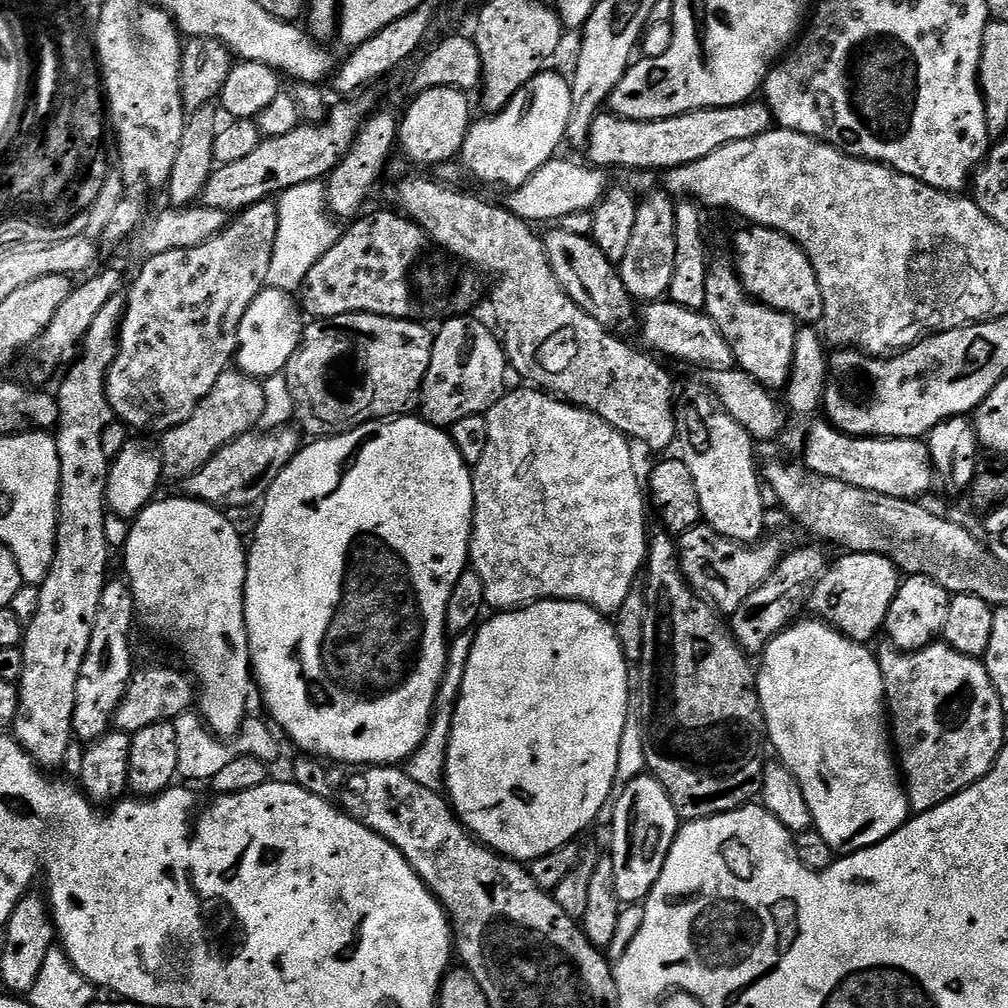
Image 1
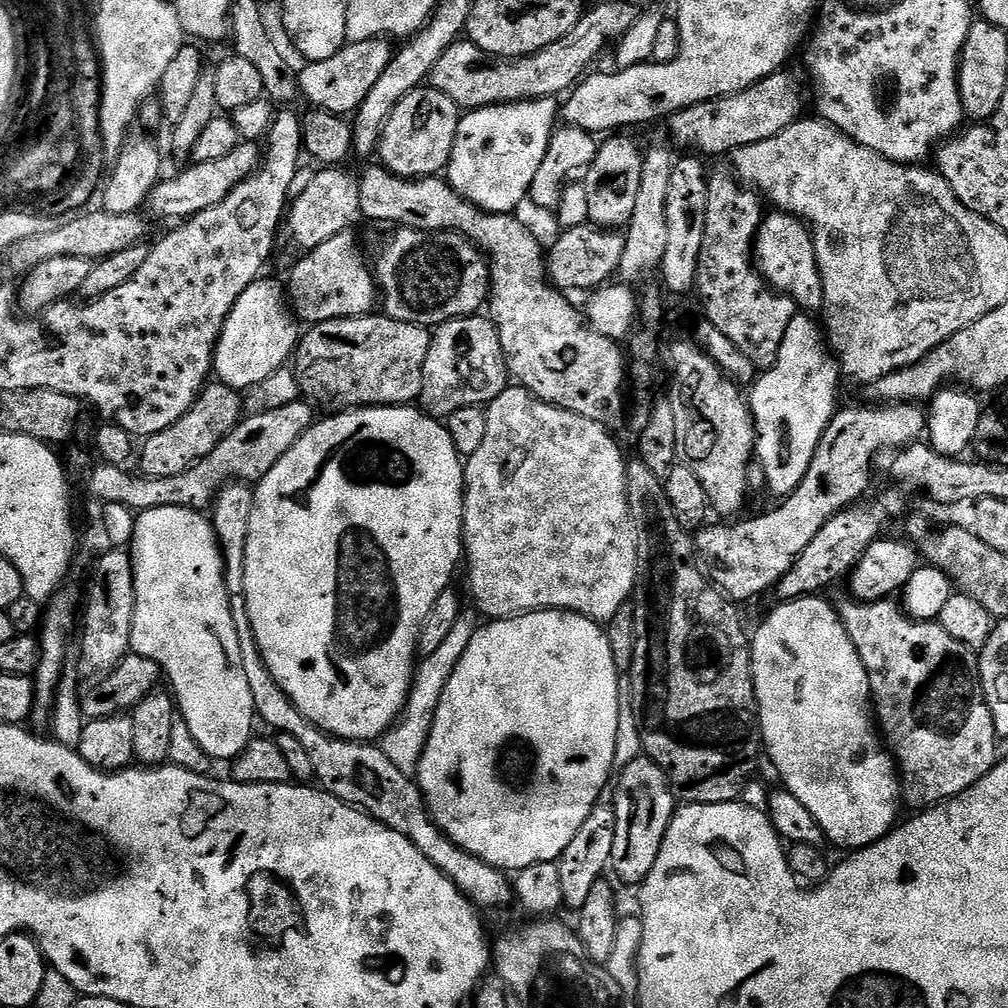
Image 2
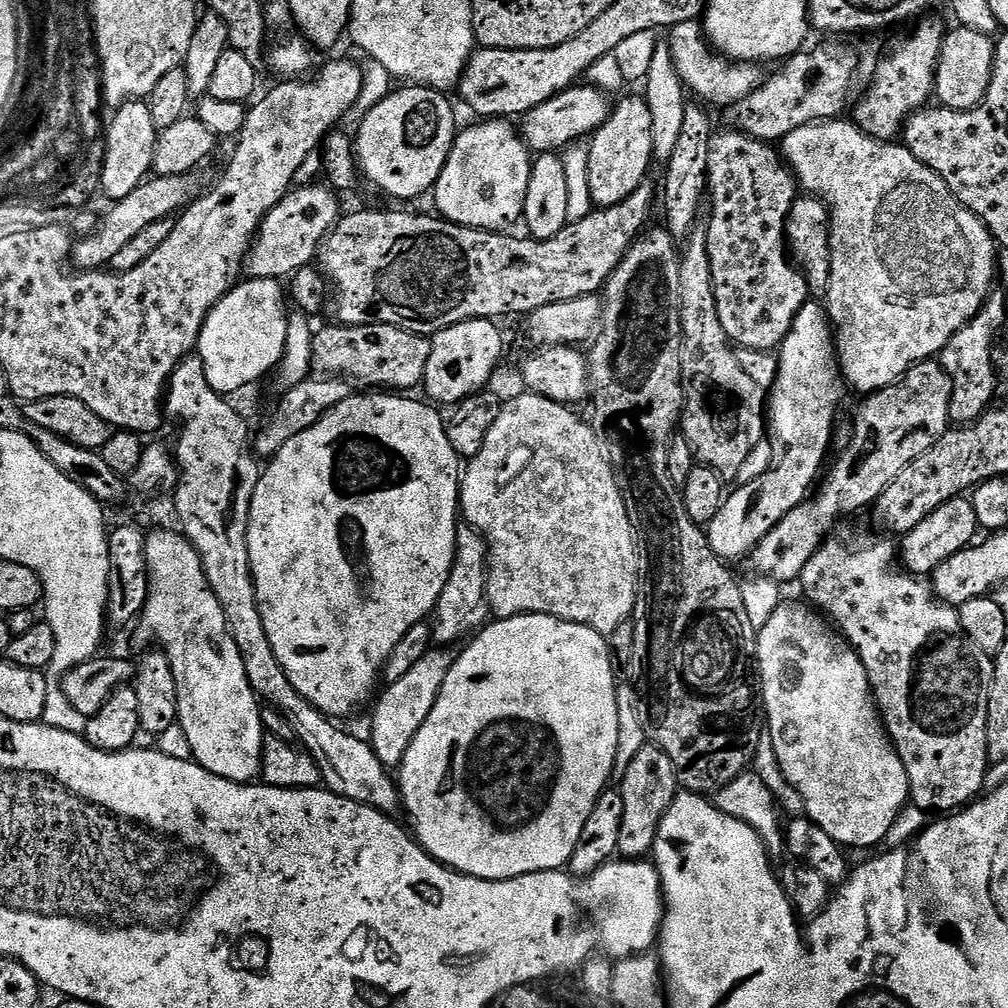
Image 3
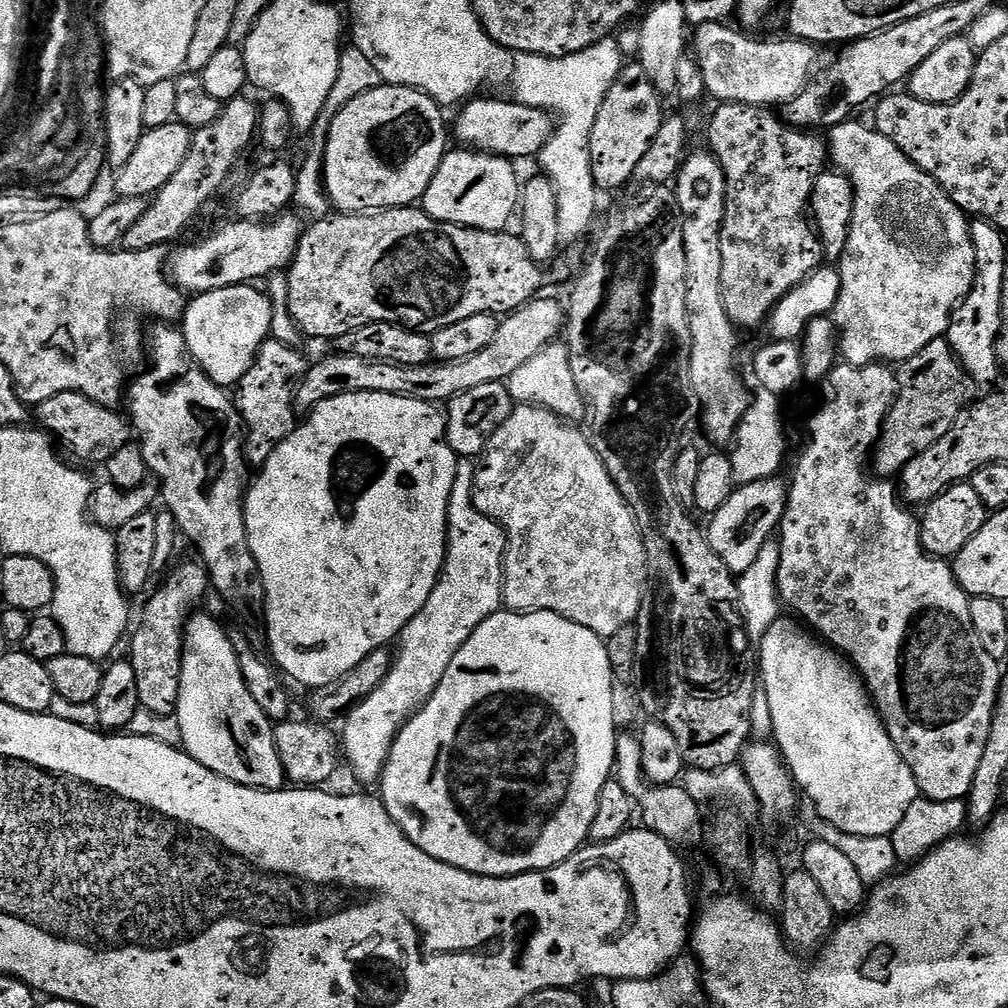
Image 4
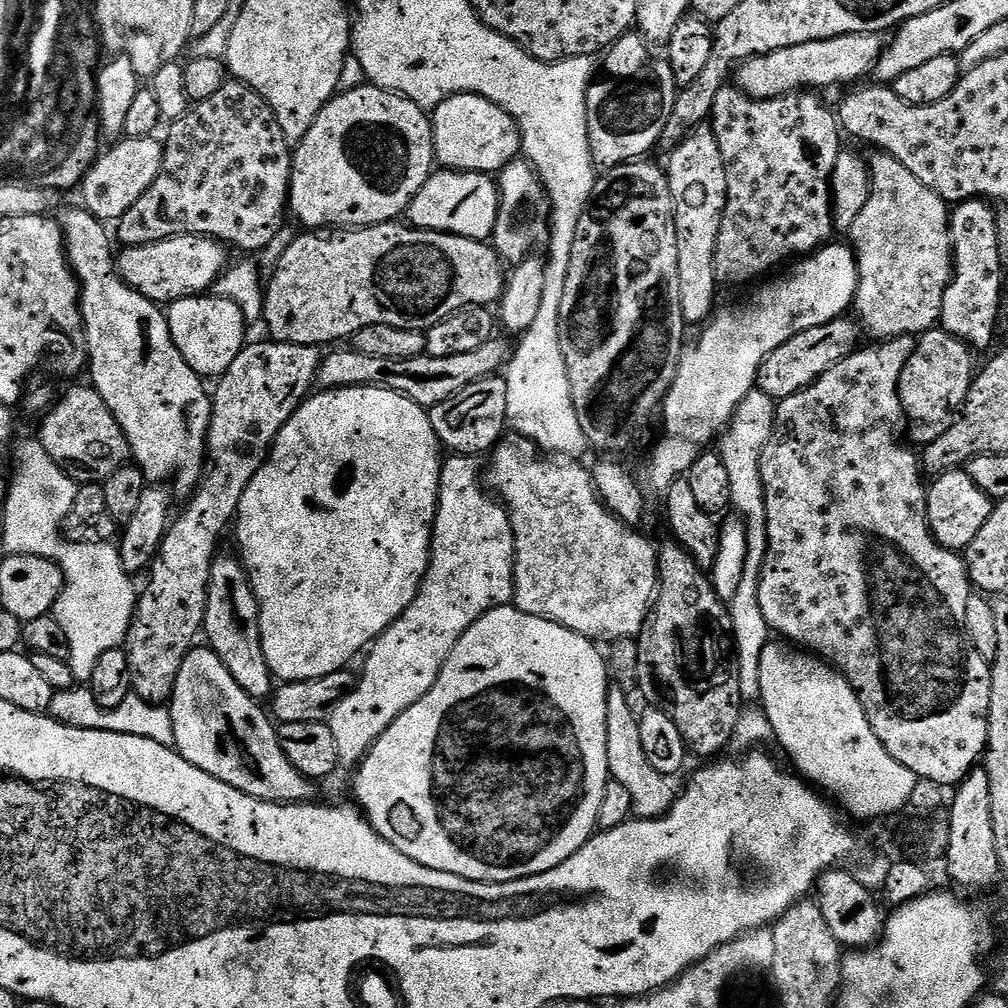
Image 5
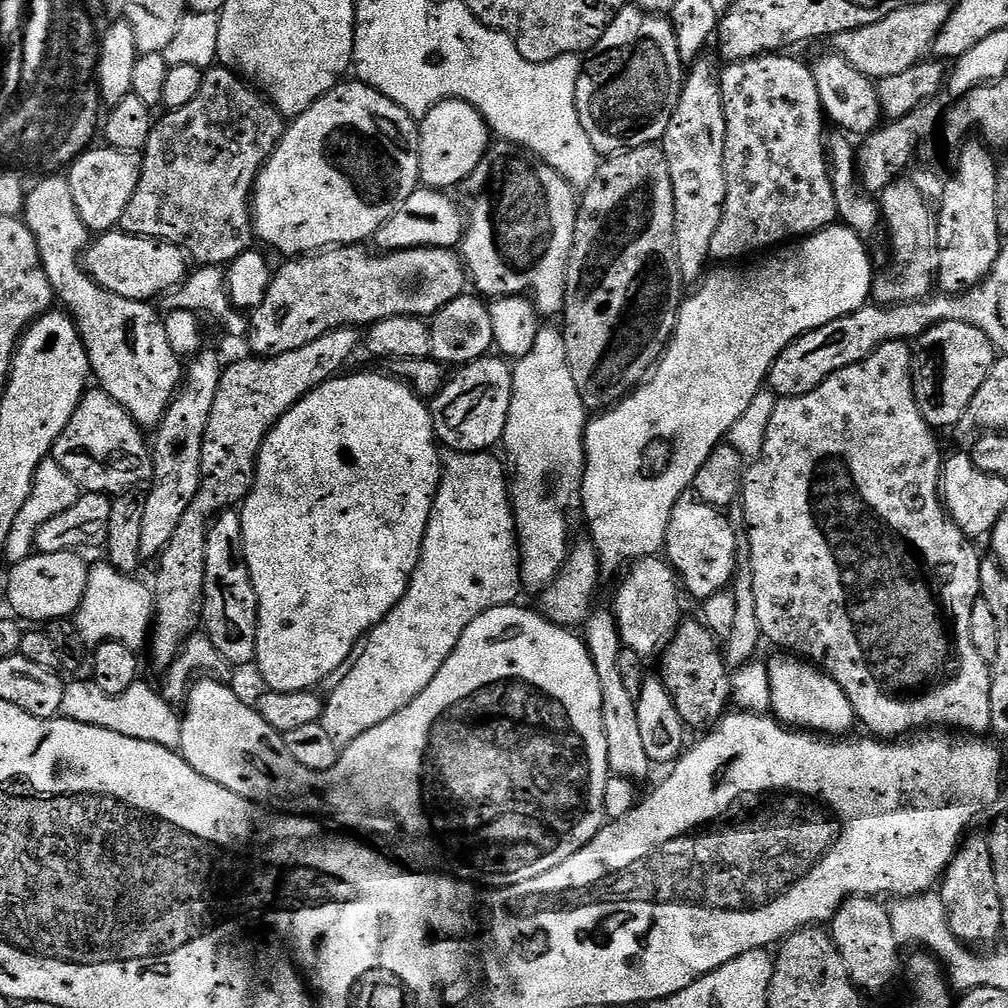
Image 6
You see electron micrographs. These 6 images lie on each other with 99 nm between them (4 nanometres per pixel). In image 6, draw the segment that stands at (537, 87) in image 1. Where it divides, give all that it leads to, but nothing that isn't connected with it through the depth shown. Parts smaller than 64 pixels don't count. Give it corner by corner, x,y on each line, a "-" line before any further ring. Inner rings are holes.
417,187
406,202
376,231
374,244
381,253
397,252
403,248
451,248
459,245
466,227
465,217
456,209
451,195
435,188

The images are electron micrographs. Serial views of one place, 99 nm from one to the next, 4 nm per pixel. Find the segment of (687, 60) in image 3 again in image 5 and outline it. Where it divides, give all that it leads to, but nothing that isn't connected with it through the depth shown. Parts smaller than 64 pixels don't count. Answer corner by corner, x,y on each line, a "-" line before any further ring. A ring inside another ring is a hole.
875,32
846,34
818,42
802,42
802,46
786,46
765,56
752,56
743,61
735,69
734,84
755,100
769,100
774,96
785,96
788,92
832,88
835,84
852,86
863,81
860,79
867,72
869,75
873,71
885,47
885,37

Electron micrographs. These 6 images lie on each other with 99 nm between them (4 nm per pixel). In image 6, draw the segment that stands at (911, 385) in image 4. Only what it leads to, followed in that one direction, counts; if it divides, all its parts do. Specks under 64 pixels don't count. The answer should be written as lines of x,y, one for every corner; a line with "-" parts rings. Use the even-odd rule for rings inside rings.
966,322
935,324
929,332
925,332
923,336
919,337
919,344
920,352
918,348
914,356
915,363
917,365
925,363
925,370
932,376
916,374
912,377
912,389
918,402
918,410
922,410
926,422
933,430
952,428
959,420
965,419
970,402
974,398
974,394
978,394
978,386
982,386
982,382
986,382
988,371
992,369
992,363
998,359
998,353
990,342
990,338
986,338
986,334
982,334
982,330
978,330

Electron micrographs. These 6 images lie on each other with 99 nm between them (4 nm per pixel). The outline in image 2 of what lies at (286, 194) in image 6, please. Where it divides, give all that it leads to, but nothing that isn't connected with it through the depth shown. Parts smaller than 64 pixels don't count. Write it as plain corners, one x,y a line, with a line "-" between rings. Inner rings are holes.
421,86
406,94
384,127
378,149
378,156
384,159
381,160
383,167
395,176
409,178
443,173
448,167
461,115
461,109
457,108
456,103
437,88

